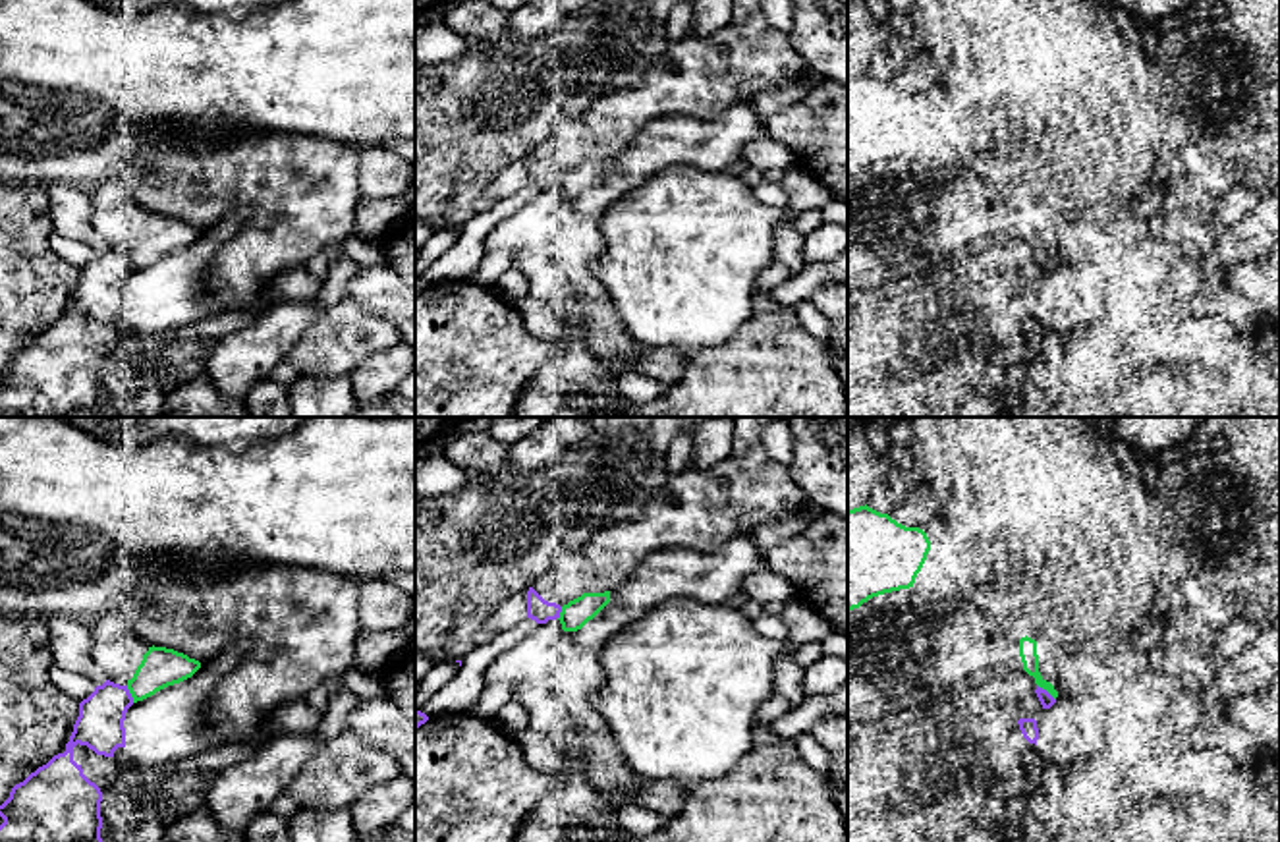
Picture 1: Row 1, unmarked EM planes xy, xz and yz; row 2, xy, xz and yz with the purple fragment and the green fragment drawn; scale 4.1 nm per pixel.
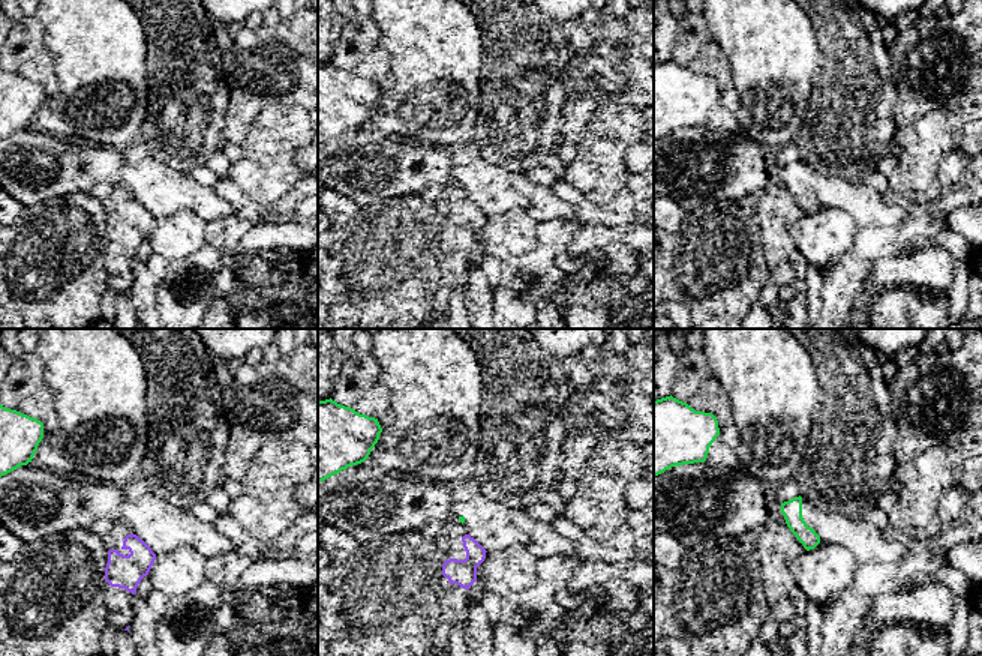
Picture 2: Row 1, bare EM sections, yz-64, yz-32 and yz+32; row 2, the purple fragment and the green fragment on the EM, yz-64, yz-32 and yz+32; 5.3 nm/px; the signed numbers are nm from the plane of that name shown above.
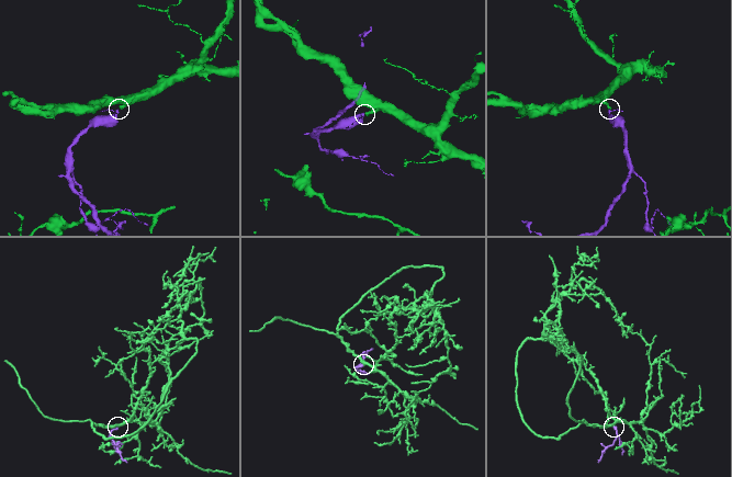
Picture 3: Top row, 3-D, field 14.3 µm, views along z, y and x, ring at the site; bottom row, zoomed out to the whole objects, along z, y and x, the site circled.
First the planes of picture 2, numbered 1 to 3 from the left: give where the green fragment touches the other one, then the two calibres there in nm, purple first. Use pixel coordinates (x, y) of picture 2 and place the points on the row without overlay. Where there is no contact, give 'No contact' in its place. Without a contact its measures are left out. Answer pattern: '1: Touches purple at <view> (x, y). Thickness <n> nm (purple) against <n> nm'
1: No contact
2: No contact
3: No contact

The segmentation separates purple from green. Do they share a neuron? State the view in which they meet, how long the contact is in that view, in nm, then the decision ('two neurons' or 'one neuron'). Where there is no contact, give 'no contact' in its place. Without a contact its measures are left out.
contact in yz; length 100 nm; two neurons

